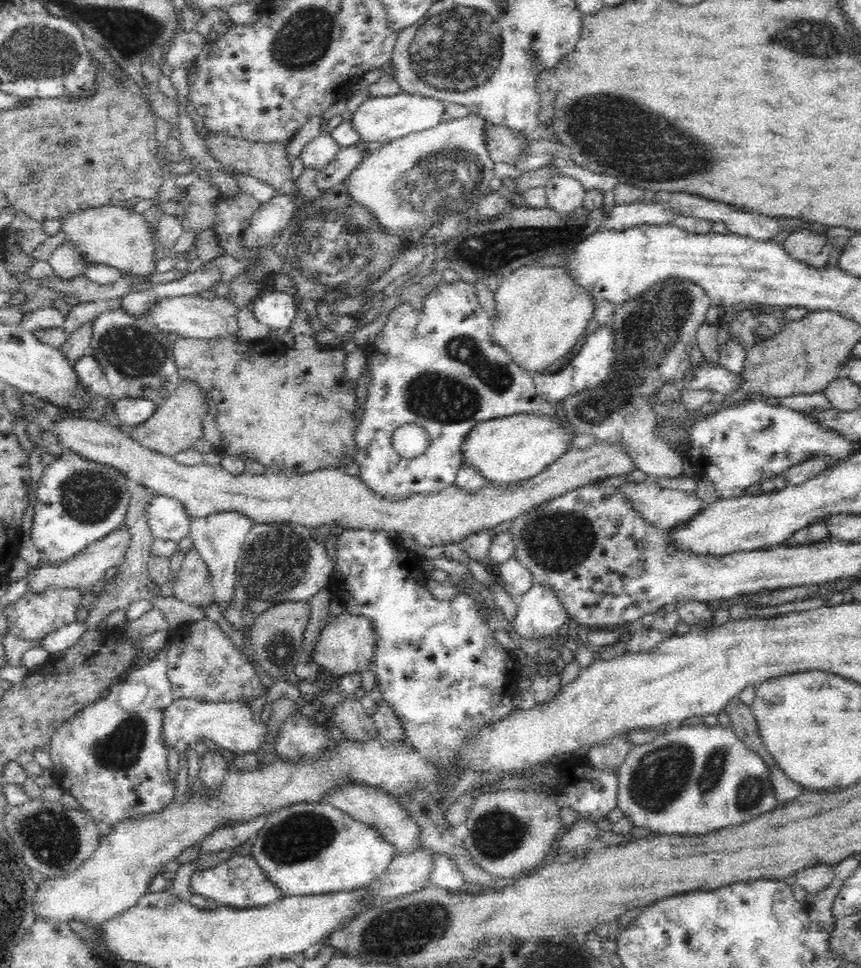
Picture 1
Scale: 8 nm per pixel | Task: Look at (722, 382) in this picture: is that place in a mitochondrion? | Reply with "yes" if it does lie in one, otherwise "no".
no

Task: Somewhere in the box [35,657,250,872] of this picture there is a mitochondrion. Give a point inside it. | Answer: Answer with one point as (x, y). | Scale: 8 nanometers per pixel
(121, 749)

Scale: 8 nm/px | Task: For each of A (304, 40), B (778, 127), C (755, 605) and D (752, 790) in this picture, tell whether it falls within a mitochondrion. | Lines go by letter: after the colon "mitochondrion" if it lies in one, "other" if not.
A: mitochondrion
B: other
C: other
D: mitochondrion

